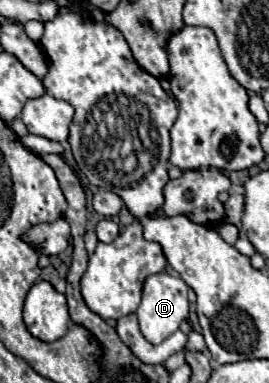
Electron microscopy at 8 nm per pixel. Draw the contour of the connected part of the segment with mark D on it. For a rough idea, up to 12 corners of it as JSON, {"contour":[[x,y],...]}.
{"contour":[[169,272],[145,280],[141,332],[161,344],[189,316],[187,286]]}

